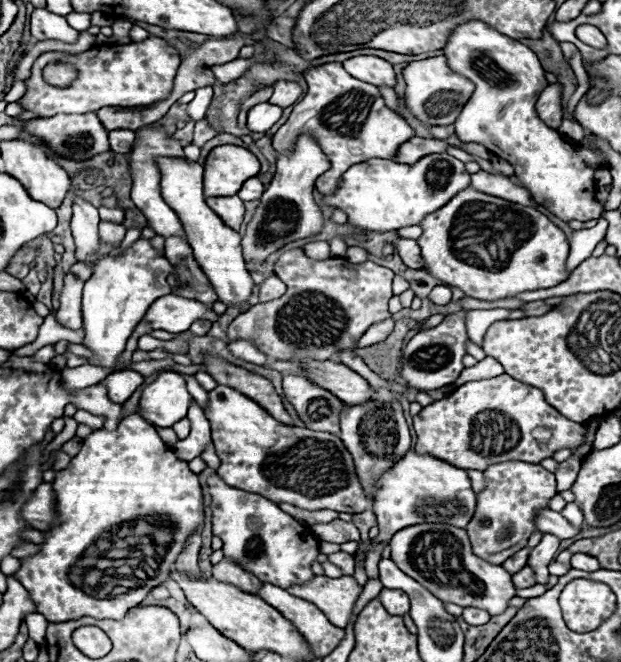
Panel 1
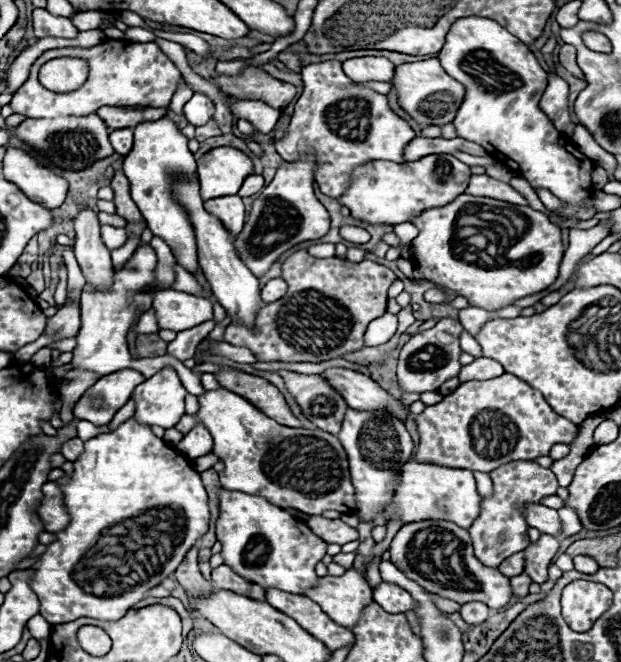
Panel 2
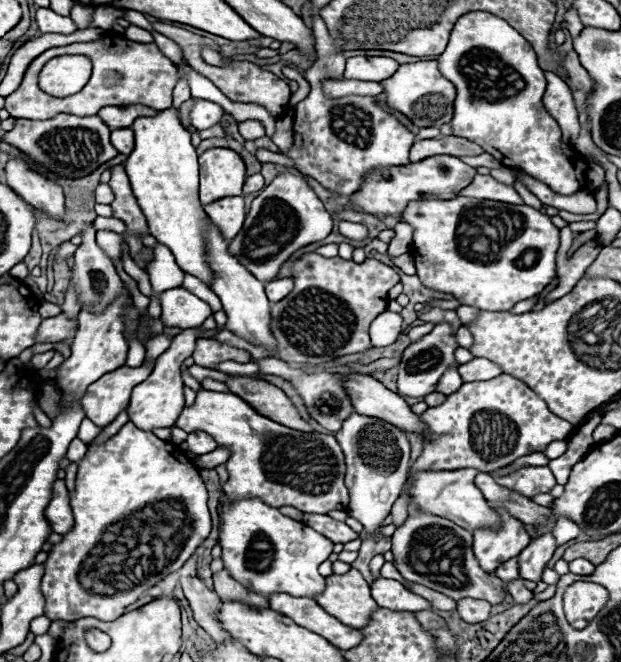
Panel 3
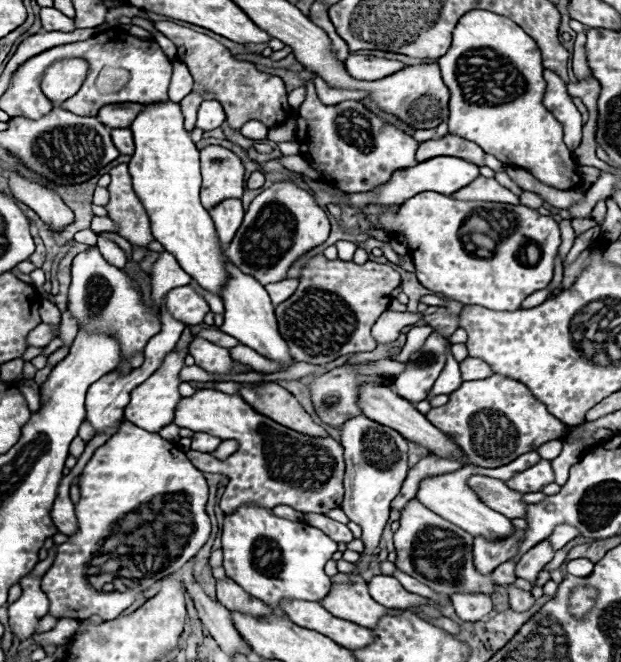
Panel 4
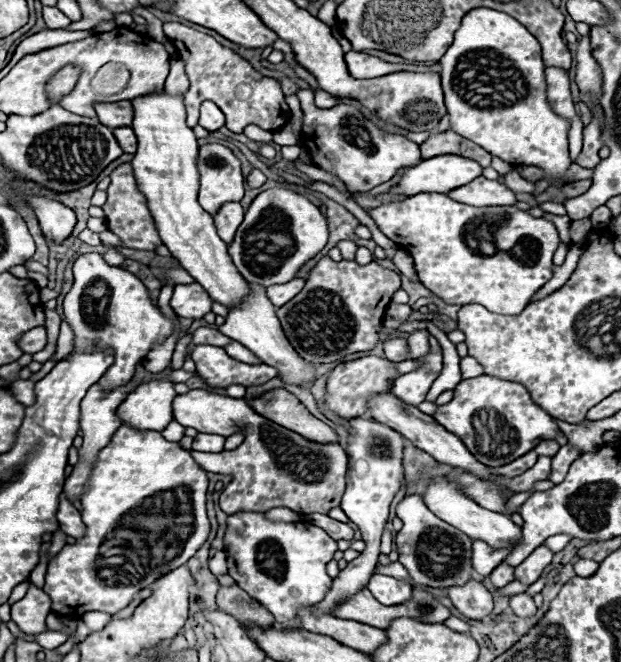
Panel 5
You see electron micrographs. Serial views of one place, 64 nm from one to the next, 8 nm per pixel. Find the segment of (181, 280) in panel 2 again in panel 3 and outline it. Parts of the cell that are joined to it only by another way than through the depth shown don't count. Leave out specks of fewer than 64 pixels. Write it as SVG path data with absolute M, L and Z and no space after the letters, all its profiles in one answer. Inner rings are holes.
M185 273L182 287L189 290L200 299L206 301L210 305L213 313L222 309L222 304L218 296L211 290L209 286L204 284L195 276Z

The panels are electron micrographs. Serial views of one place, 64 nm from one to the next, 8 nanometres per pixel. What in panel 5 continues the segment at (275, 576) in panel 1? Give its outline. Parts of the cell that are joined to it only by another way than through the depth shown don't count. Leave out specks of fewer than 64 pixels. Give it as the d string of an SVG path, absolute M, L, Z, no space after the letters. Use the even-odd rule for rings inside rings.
M238 512L228 518L228 528L224 534L224 552L228 556L228 574L236 584L246 590L254 600L258 600L276 622L284 624L292 620L302 606L318 604L324 592L330 588L332 578L326 574L326 564L336 552L336 540L328 538L324 530L308 522L270 522L262 512Z

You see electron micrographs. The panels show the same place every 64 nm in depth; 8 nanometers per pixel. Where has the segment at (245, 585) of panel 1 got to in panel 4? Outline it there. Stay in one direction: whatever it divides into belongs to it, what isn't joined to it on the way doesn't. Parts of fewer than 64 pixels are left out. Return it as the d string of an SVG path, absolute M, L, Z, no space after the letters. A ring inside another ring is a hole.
M232 580L216 582L216 596L218 596L218 602L222 606L226 606L228 610L234 610L234 612L244 612L244 614L250 614L250 616L256 616L256 618L272 614L272 608L268 608L258 598L252 598L250 594L246 594Z

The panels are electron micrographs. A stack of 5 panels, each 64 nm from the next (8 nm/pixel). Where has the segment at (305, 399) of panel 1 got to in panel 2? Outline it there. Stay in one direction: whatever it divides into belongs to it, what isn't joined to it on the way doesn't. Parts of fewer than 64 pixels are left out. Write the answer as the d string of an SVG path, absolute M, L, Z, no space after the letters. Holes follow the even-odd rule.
M276 370L286 382L286 388L300 404L304 416L320 430L338 434L340 422L348 410L344 398L320 374L298 374L290 370Z

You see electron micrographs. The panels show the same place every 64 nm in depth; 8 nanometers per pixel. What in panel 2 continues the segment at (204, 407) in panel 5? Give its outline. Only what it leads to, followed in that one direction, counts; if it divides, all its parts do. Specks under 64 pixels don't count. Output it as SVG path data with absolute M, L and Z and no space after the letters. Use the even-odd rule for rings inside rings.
M226 388L204 392L202 396L198 396L198 404L200 404L198 412L194 416L188 416L188 414L182 416L176 428L186 434L192 430L192 426L202 424L212 432L214 452L226 464L226 470L220 474L220 484L224 490L258 494L280 508L296 508L306 514L322 514L324 510L338 510L346 514L356 510L354 486L350 484L350 476L348 476L348 458L336 436L322 430L282 426L272 418L268 418L266 414L262 414L248 400L244 400L242 396L236 396Z

